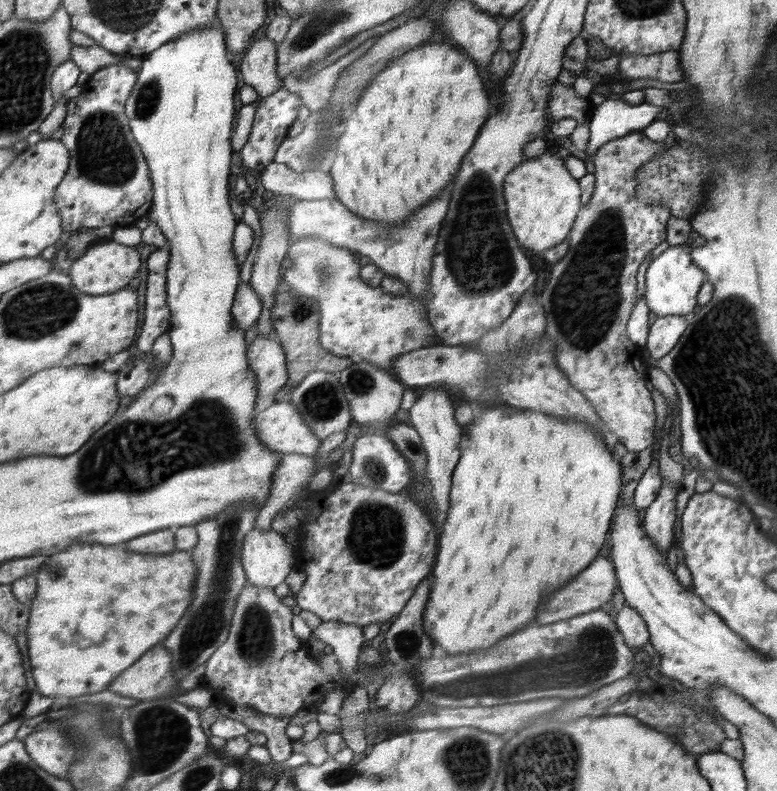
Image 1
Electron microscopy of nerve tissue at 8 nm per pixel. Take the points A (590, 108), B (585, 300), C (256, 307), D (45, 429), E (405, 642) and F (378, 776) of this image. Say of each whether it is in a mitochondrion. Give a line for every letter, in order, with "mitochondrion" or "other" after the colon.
A: other
B: mitochondrion
C: other
D: other
E: mitochondrion
F: mitochondrion

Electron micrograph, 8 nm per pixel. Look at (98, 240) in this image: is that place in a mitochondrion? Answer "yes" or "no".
no

